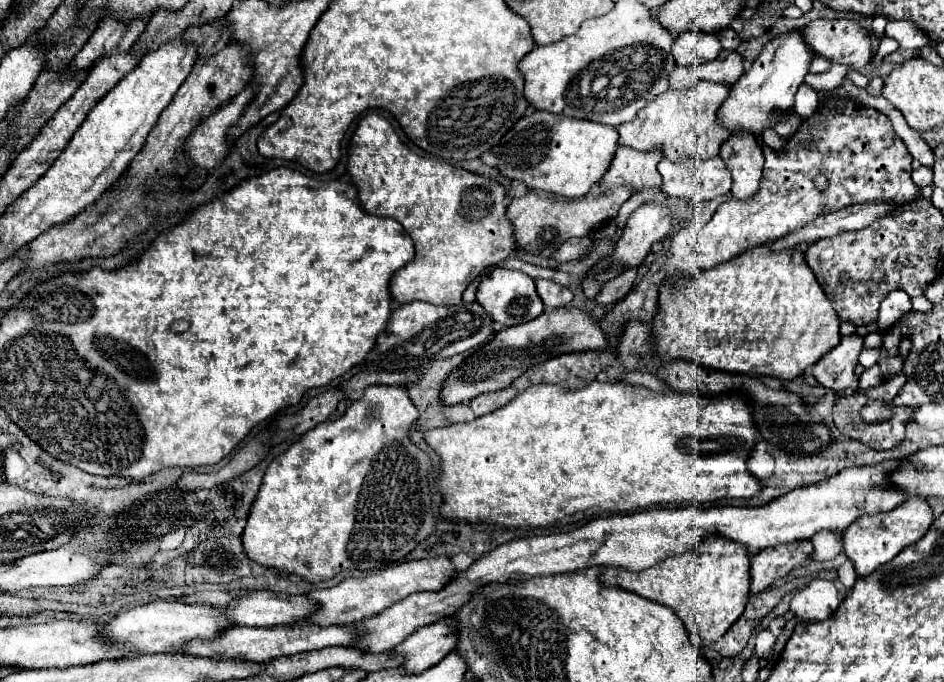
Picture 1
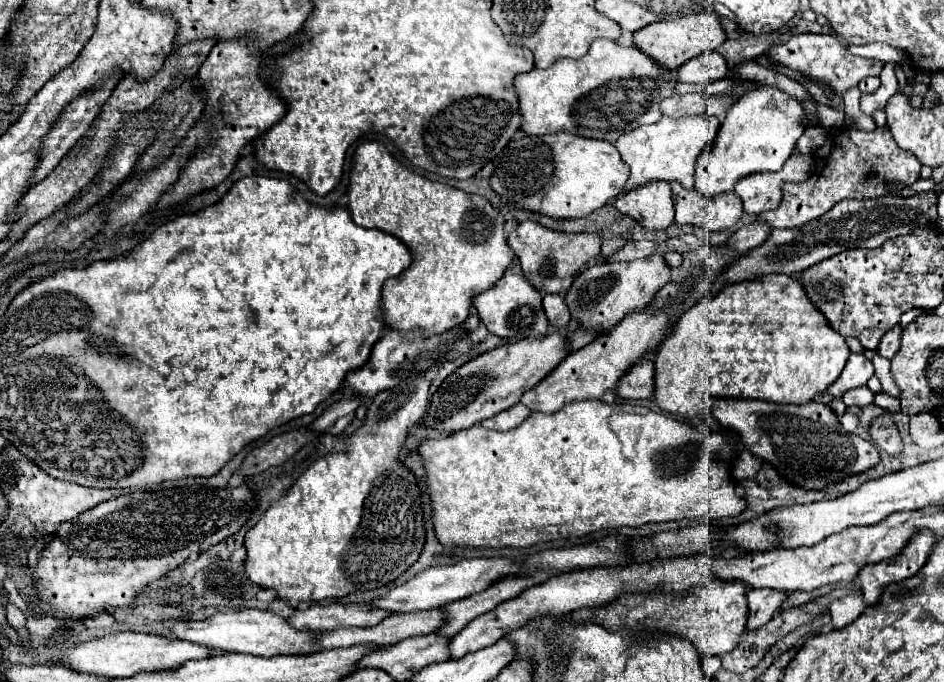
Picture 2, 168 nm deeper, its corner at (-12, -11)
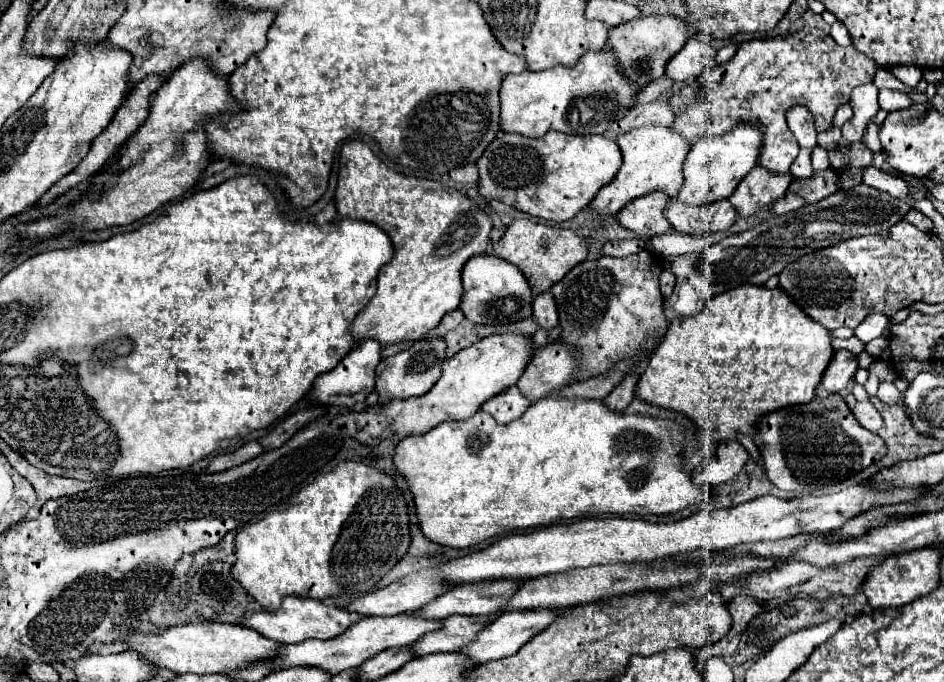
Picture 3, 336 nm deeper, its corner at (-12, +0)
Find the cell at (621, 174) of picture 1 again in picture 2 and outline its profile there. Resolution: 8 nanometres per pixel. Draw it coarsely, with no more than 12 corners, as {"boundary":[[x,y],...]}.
{"boundary":[[657,181],[615,199],[649,231],[673,223],[671,185]]}

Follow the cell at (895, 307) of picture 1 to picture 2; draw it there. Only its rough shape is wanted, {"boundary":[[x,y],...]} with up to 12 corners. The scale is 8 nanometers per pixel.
{"boundary":[[901,327],[885,333],[877,345],[877,355],[893,357],[899,349]]}

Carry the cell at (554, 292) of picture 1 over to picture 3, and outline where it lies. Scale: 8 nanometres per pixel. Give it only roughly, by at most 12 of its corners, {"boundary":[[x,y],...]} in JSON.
{"boundary":[[551,292],[535,296],[533,318],[541,328],[555,328],[559,314]]}

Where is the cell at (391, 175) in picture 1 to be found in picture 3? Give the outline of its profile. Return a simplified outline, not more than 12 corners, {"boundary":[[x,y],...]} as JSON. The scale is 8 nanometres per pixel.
{"boundary":[[341,148],[337,218],[395,248],[351,332],[421,340],[491,250],[475,200]]}

